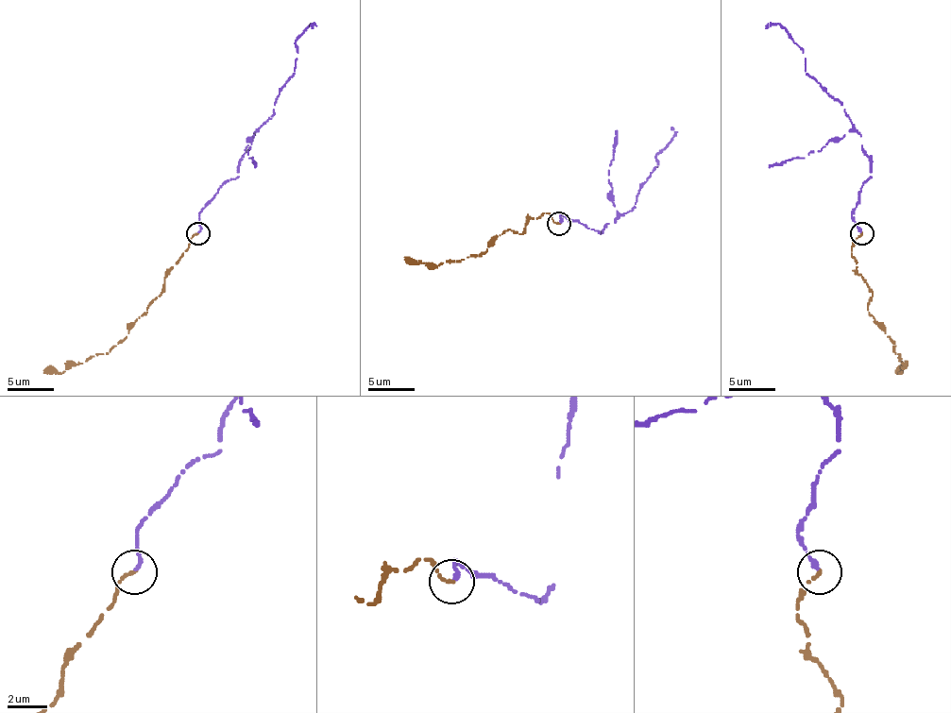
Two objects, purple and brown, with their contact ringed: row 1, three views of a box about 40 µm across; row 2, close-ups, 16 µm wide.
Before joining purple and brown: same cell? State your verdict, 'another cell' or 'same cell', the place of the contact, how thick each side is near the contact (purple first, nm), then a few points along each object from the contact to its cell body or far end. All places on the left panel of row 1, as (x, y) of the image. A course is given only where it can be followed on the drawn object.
same cell; at (198, 233); 220 nm thick on the purple side, 190 nm on the other; purple runs (197, 231), (199, 211), (237, 176), (253, 134), (274, 113), (279, 90), (295, 72), (295, 42), (311, 27); brown runs (197, 234), (167, 273), (161, 294), (107, 354), (70, 364), (60, 373), (44, 370)

